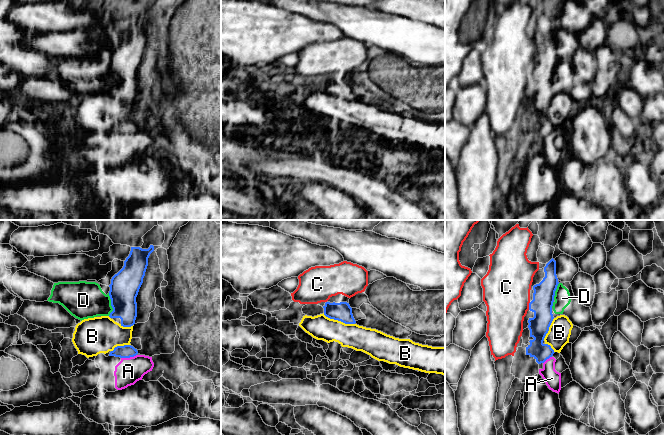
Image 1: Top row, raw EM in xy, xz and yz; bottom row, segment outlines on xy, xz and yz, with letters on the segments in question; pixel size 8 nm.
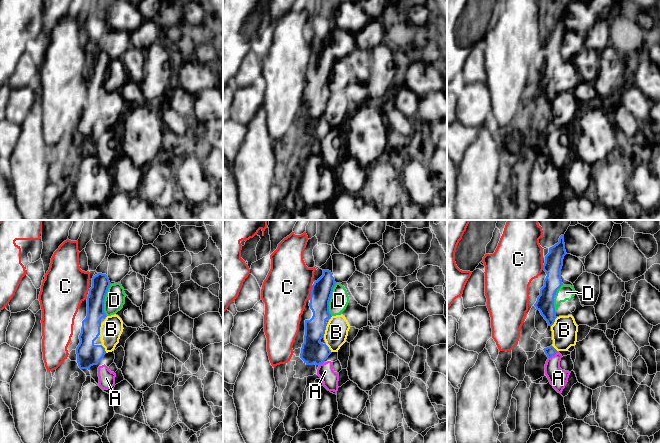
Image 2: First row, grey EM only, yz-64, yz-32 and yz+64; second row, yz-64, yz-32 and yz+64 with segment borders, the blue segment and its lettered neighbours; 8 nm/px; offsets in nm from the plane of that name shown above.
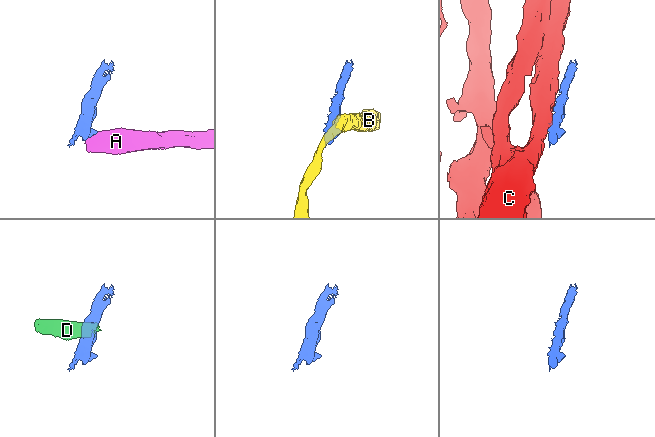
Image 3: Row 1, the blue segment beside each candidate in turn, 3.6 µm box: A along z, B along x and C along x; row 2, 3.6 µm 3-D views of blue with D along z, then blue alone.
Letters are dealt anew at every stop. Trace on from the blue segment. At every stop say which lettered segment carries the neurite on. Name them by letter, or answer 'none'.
none

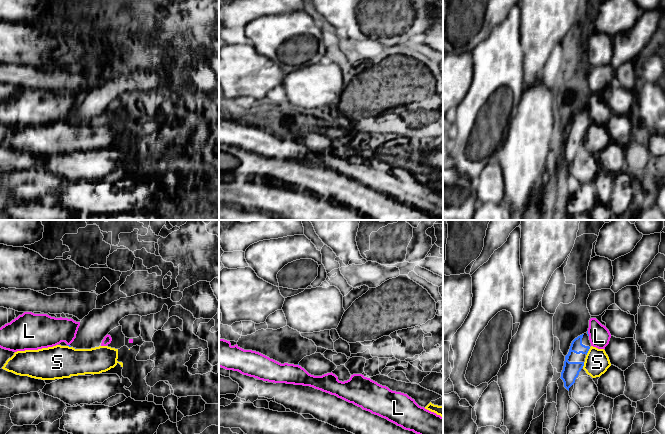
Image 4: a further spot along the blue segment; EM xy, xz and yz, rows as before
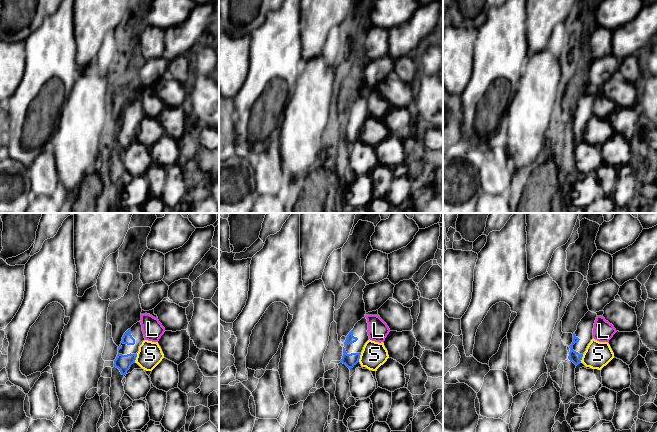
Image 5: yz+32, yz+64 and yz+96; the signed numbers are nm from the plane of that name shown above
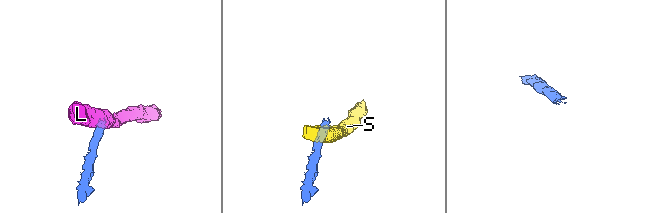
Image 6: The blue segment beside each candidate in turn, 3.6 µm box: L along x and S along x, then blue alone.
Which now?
none

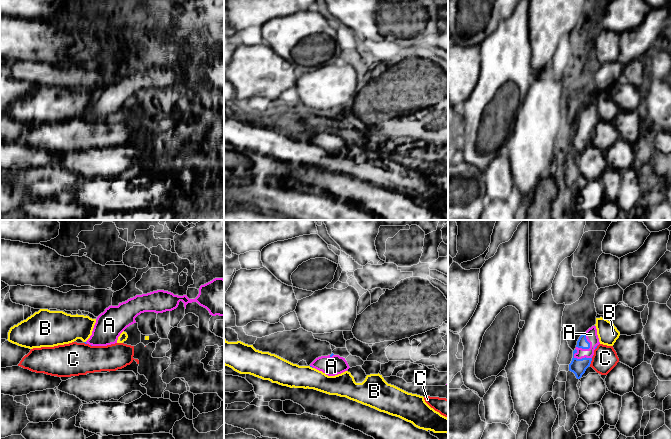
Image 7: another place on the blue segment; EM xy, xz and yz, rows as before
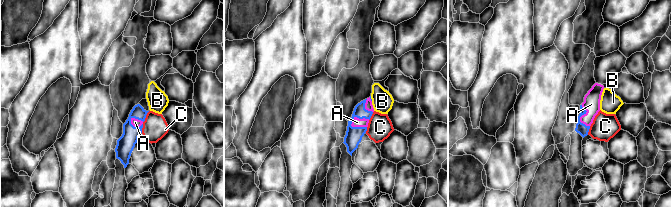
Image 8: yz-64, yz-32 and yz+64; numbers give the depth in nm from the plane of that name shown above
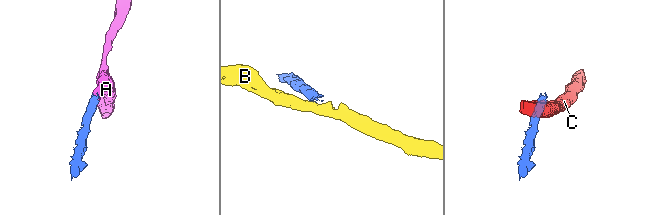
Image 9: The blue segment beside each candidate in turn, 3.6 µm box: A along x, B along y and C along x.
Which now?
A

